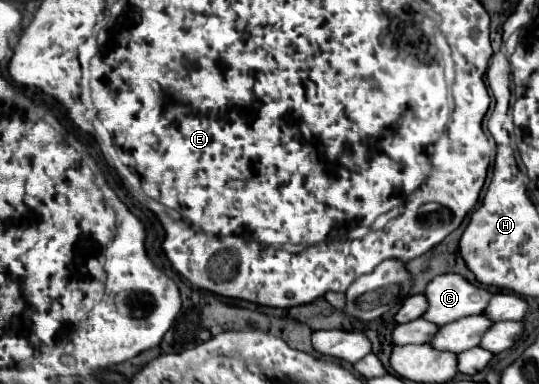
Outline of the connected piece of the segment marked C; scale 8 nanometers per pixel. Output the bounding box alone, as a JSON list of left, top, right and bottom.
[422,273,492,327]

